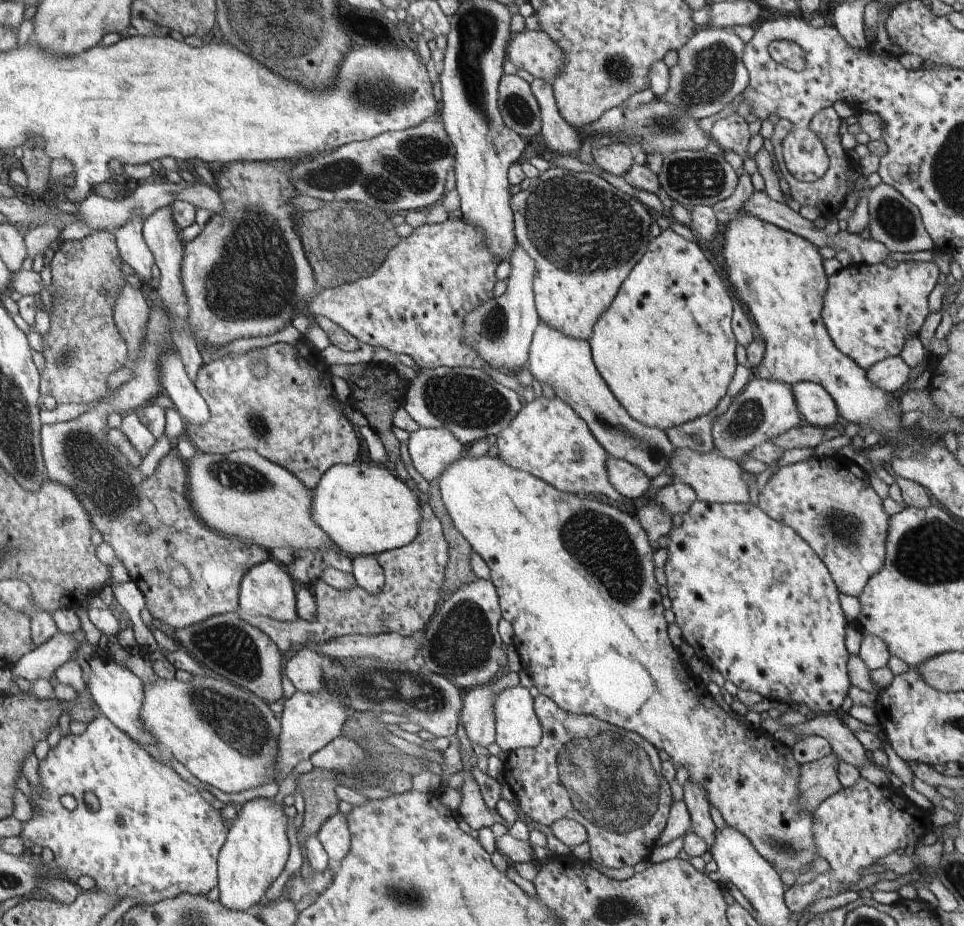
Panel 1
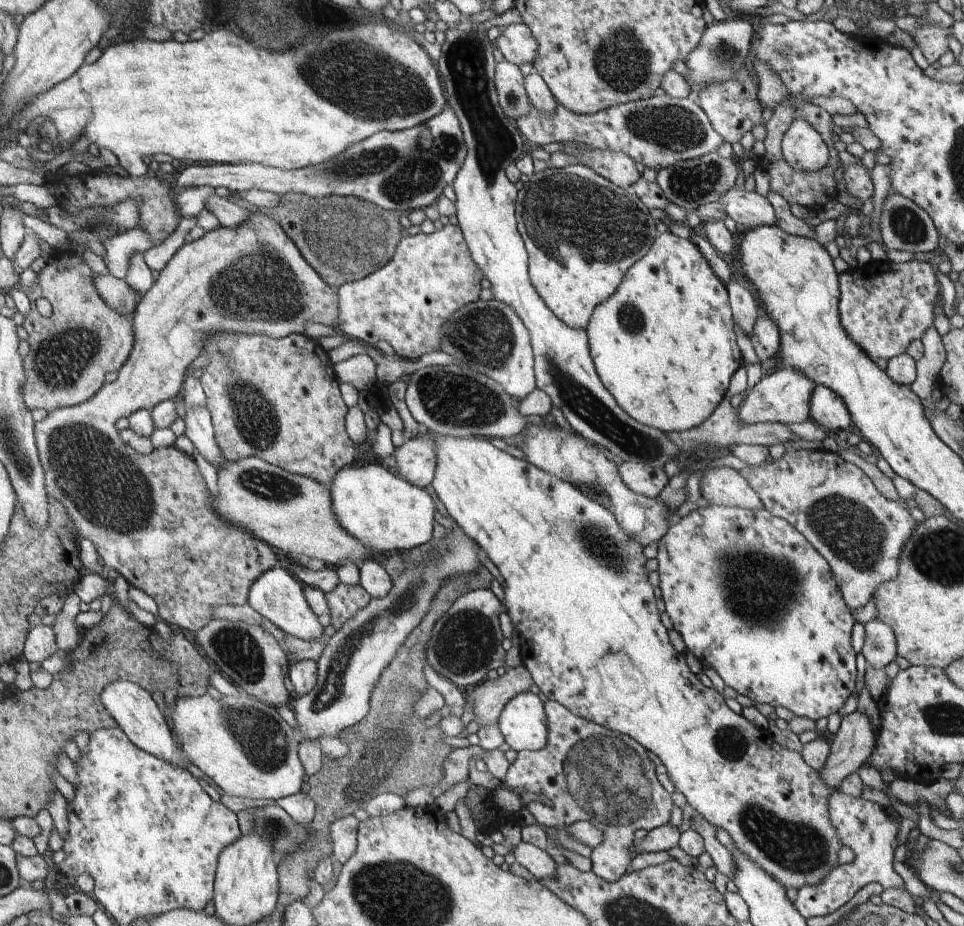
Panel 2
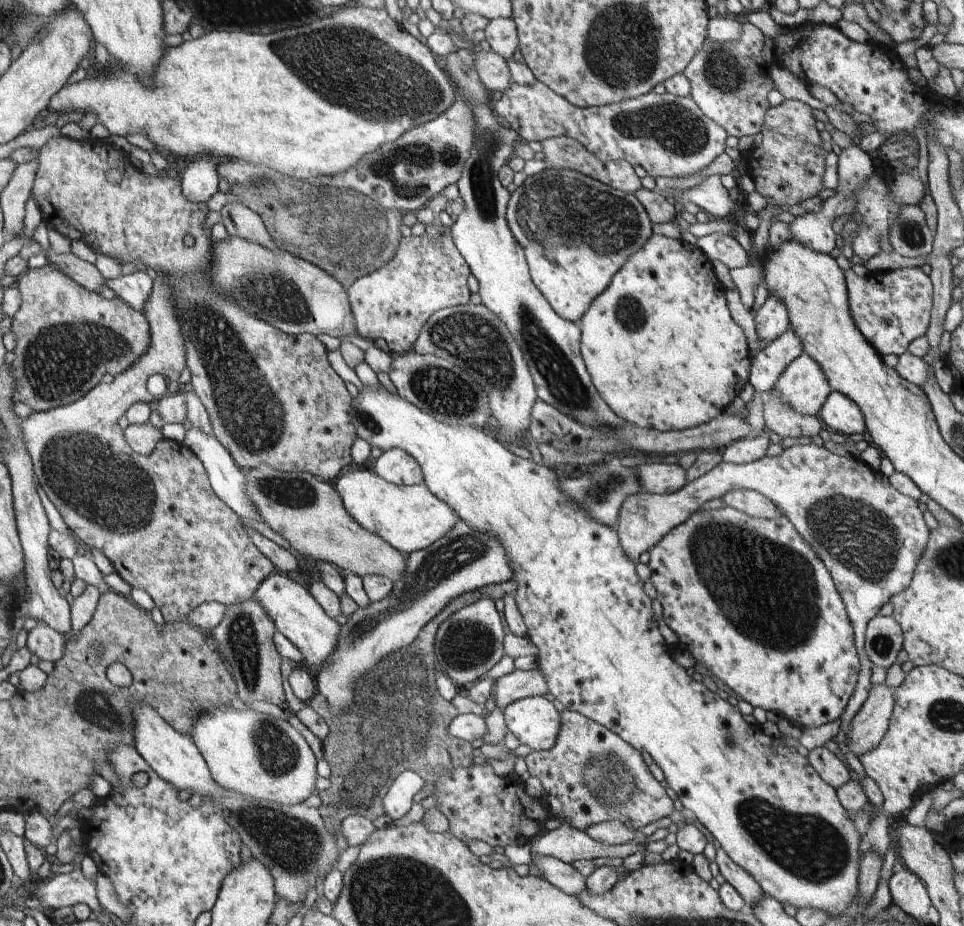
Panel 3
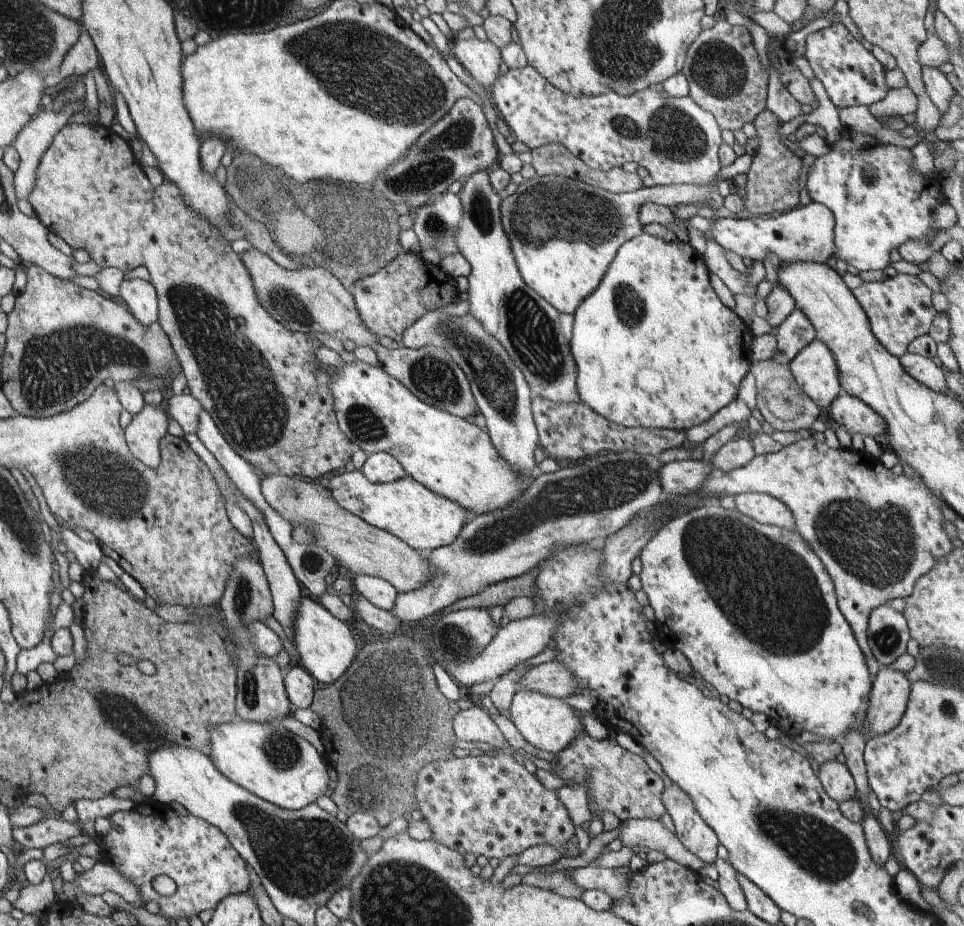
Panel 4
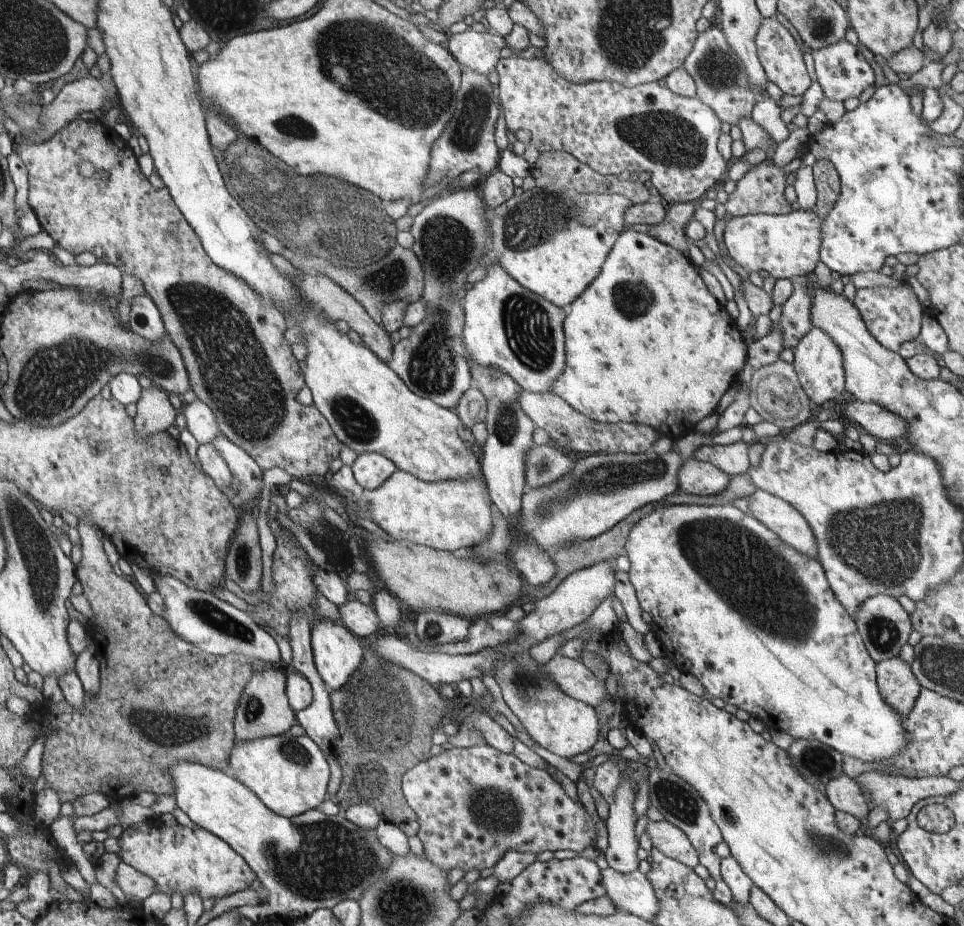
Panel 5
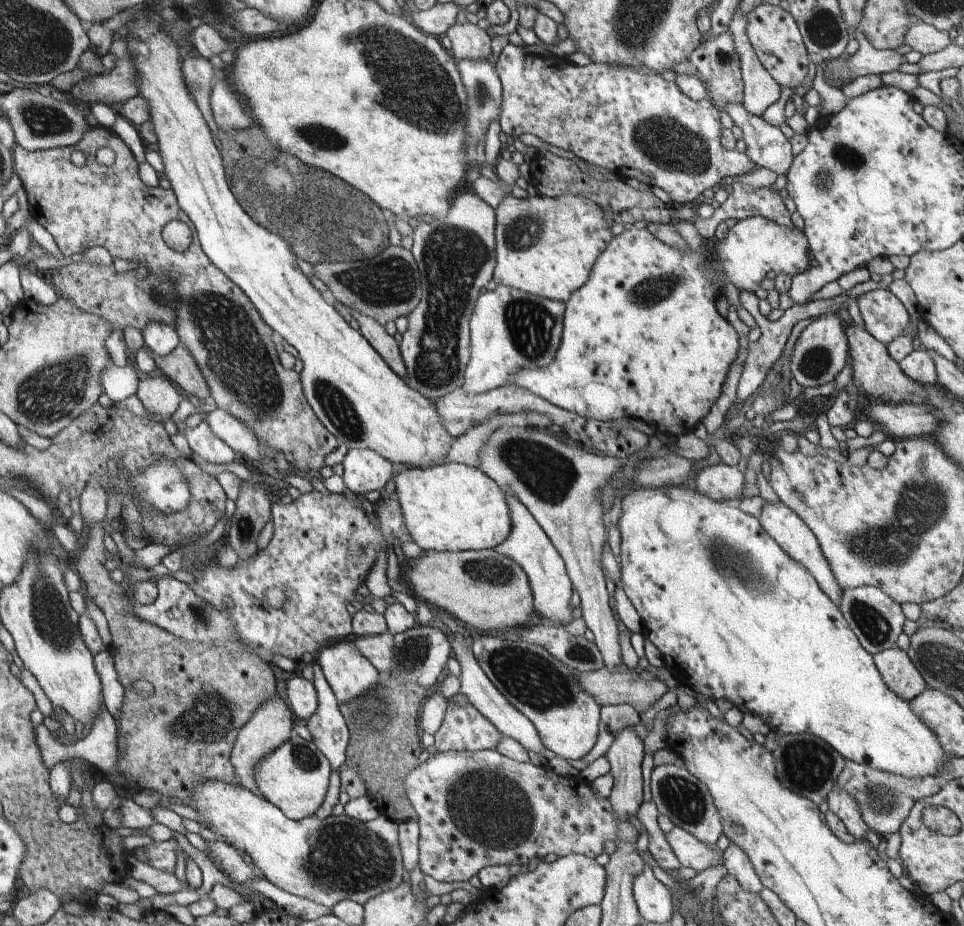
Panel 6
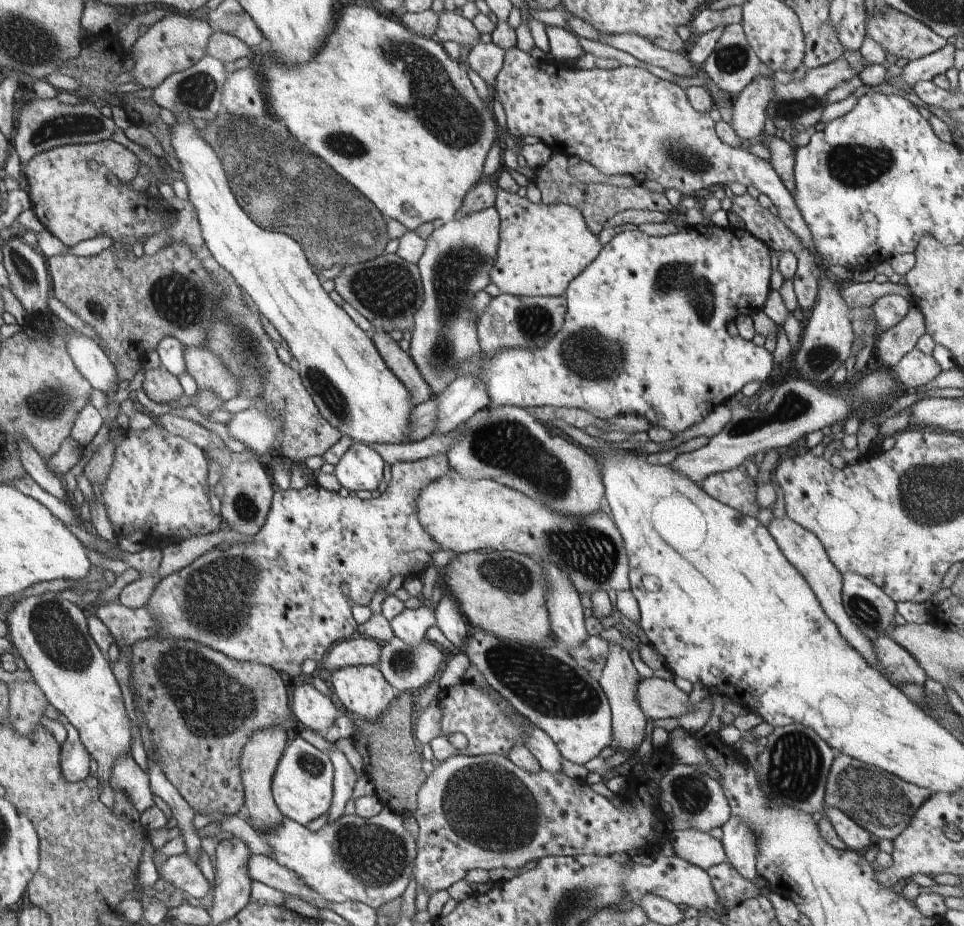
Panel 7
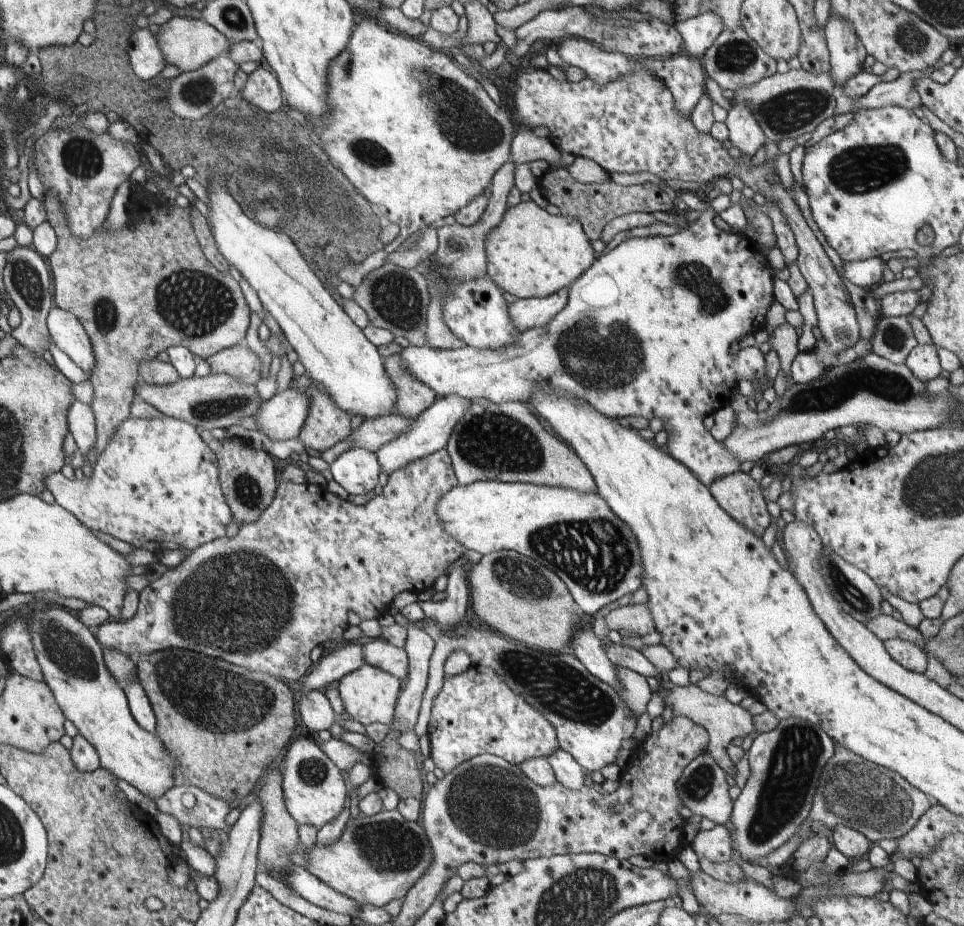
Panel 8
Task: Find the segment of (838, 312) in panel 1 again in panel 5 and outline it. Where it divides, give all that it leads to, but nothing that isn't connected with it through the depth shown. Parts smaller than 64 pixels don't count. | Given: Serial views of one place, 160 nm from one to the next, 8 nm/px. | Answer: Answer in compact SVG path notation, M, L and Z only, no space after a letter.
M902 283L898 288L868 287L857 290L853 302L870 334L887 350L898 353L900 346L907 341L915 341L920 334L920 322L924 308L920 306L910 285Z

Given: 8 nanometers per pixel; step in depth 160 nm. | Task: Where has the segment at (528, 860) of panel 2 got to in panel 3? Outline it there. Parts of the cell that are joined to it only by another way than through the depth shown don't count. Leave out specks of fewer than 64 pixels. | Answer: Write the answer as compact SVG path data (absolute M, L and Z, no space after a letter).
M536 856L532 860L536 868L540 870L540 874L544 876L543 878L562 892L577 896L587 888L586 877L573 868L570 863L556 860L552 856Z

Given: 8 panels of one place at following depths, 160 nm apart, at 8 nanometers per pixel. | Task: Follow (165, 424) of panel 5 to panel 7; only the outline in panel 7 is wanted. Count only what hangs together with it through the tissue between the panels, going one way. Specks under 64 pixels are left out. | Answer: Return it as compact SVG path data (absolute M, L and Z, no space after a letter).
M163 366L146 369L142 389L152 402L158 404L172 405L183 395L178 377L170 374Z

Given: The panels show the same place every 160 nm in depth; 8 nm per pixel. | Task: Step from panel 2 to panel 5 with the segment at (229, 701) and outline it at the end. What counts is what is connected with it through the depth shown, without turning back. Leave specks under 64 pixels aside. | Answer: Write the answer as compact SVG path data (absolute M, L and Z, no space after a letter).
M284 733L238 742L229 768L236 770L238 781L248 786L269 810L283 818L293 818L321 806L322 800L326 798L326 788L329 788L328 778L332 777L328 764L312 738L307 735L290 738L290 733Z

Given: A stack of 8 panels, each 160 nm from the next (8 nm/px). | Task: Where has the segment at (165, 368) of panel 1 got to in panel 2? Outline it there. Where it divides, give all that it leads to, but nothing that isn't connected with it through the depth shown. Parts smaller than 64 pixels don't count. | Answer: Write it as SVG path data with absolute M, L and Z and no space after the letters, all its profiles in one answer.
M186 406L186 422L185 435L190 439L194 446L194 450L202 456L209 464L220 472L222 464L224 464L225 457L216 442L216 436L213 426L213 421L207 408L190 408Z

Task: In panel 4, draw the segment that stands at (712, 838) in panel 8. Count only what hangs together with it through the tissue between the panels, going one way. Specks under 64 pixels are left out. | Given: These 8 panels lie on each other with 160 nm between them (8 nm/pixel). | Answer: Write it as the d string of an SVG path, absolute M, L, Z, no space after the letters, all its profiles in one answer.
M652 818L628 819L620 822L620 836L622 846L638 846L640 849L649 848L664 853L667 859L674 860L682 866L694 871L707 866L715 867L697 858L686 846L680 842L676 832L669 830L660 820Z

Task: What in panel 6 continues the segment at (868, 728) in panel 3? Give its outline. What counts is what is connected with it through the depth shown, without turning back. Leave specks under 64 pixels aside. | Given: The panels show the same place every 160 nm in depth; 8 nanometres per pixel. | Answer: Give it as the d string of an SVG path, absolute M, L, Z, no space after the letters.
M896 646L875 654L873 659L886 686L902 700L910 702L927 689L926 681L906 651Z

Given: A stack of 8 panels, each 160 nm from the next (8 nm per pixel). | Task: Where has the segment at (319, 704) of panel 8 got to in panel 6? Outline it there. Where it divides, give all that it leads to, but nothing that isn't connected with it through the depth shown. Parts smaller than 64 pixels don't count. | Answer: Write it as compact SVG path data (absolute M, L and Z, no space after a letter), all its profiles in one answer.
M298 673L287 686L288 702L303 723L317 709L317 692L314 684Z

